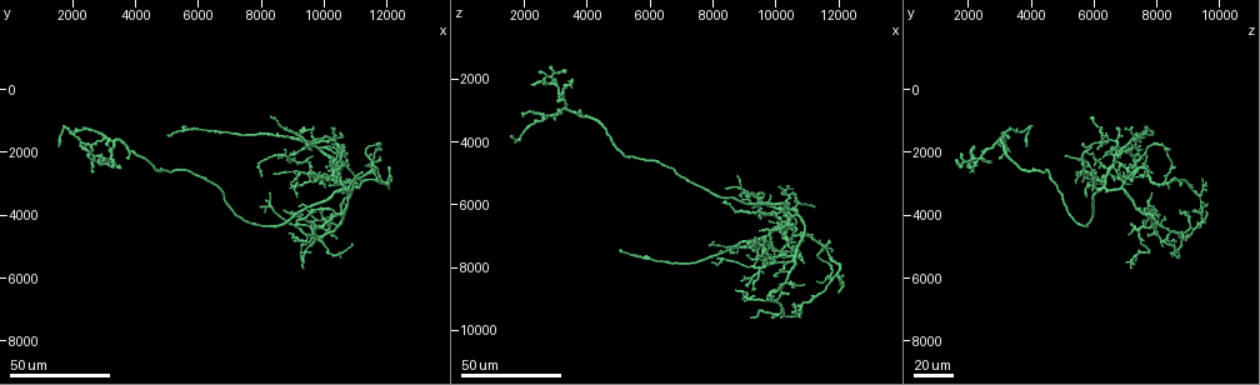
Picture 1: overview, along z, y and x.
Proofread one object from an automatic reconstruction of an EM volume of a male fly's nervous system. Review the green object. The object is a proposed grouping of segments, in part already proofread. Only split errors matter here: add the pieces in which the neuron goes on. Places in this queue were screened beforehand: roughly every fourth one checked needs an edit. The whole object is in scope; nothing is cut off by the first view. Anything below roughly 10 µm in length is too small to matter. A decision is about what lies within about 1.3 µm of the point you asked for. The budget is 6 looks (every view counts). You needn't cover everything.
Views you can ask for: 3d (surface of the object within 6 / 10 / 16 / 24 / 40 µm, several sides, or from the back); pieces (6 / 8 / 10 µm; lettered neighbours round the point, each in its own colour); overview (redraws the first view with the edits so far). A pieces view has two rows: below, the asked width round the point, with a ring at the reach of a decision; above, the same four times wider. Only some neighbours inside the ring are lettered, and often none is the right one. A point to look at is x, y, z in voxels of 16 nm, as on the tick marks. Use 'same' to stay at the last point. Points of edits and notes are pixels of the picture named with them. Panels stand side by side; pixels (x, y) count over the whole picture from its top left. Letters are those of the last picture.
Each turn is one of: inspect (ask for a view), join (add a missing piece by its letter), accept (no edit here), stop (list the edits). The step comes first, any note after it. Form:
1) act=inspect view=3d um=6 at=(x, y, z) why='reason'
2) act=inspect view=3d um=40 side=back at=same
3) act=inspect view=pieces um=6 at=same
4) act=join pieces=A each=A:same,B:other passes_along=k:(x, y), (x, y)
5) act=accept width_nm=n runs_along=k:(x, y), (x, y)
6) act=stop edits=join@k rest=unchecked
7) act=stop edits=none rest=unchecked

act=inspect view=3d um=24 at=(5000, 1500, 7500) why='long arm stops here'

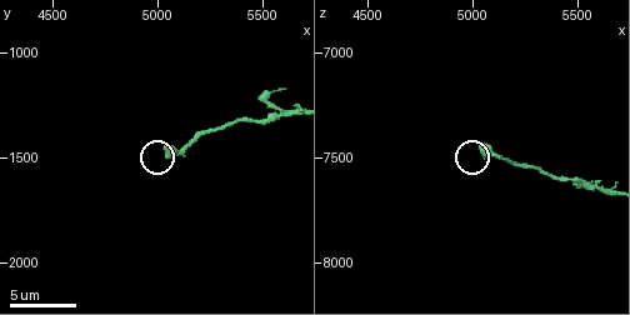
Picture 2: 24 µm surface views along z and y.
act=inspect view=pieces um=10 at=(5040, 1460, 7440)

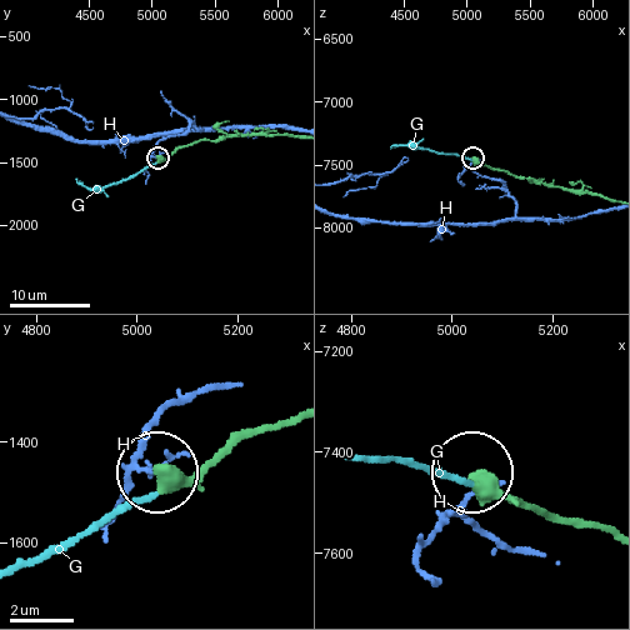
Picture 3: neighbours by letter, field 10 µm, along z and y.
act=join pieces=G each=G:same,H:other passes_along=3:(494, 169), (455, 154), (391, 148) found='the neuron continues'

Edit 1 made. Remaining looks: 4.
act=inspect view=overview why='redraw'

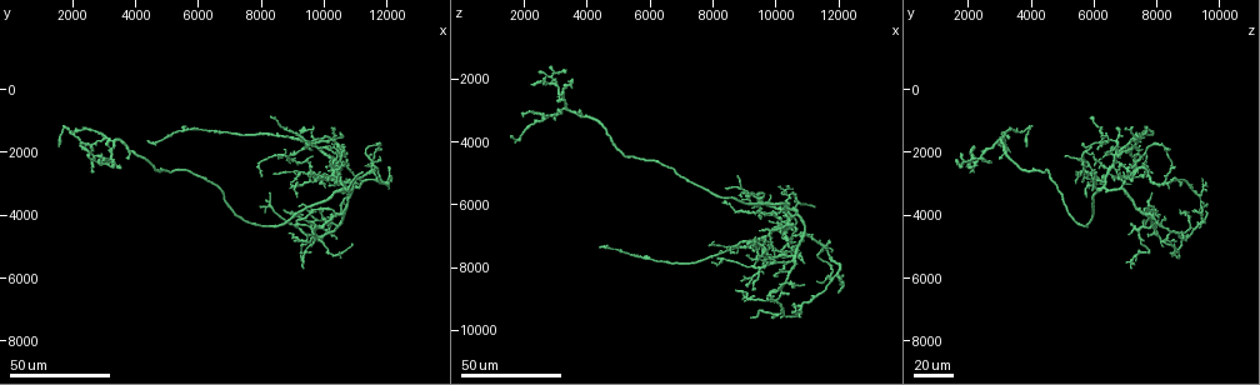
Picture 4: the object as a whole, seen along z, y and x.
act=inspect view=3d um=40 at=(8400, 2800, 5500)

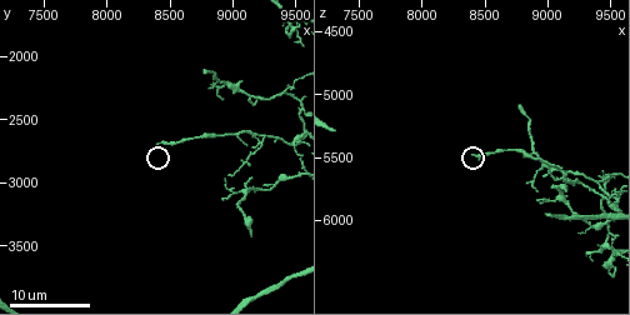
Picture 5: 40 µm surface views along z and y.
act=inspect view=pieces um=6 at=(8420, 2680, 5480)

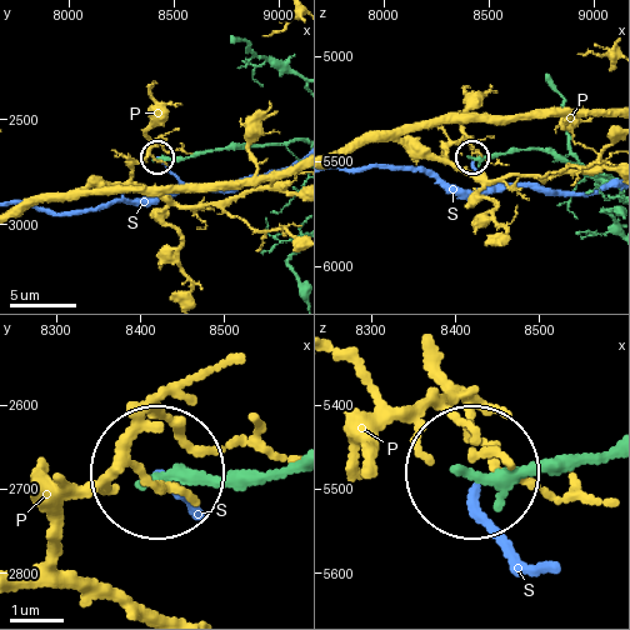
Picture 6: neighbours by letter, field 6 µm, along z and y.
act=accept each=P:other,S:other found='no lettered piece goes on from it'

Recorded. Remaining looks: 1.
act=stop edits=join@3 rest=unchecked

